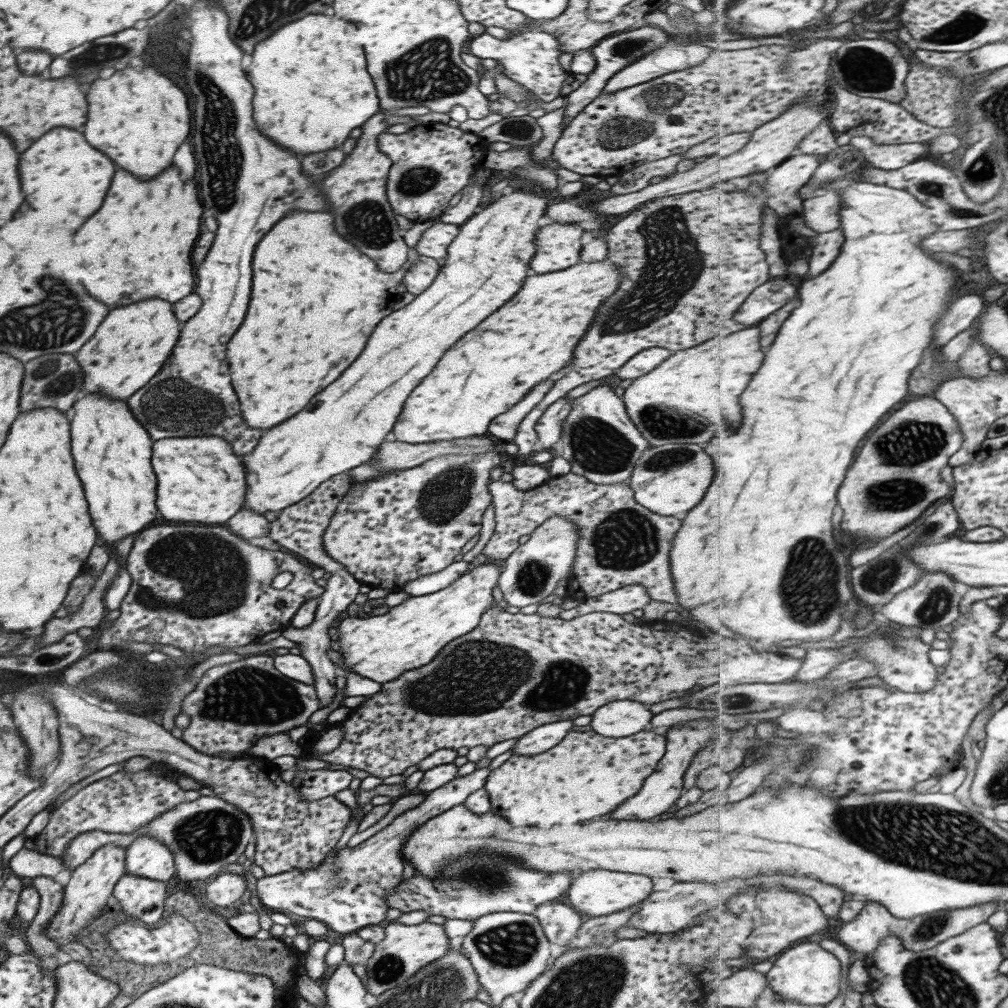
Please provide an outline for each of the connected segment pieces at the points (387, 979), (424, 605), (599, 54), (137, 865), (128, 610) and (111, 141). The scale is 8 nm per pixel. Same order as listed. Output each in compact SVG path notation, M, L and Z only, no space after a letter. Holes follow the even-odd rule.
M426 920L411 926L403 926L394 921L383 924L383 939L375 944L371 956L364 962L367 974L365 982L367 994L376 997L387 989L395 988L429 962L447 953L449 939L446 938L442 927Z
M485 561L484 563L466 571L443 590L437 590L432 594L425 596L407 596L400 604L388 608L388 611L381 615L373 615L369 618L347 617L341 620L337 627L338 635L337 652L341 652L341 668L337 668L341 674L342 671L359 674L363 678L369 678L377 684L395 680L397 676L407 670L425 666L431 659L451 640L469 632L475 628L479 622L479 617L483 611L496 605L491 596L494 586L497 586L499 571L503 563Z
M641 25L639 28L631 29L631 32L619 32L609 35L599 40L595 46L590 48L590 53L595 59L595 68L591 74L587 74L586 80L583 81L575 90L565 95L563 102L567 105L563 110L563 117L560 126L567 126L571 119L575 117L586 104L589 104L593 98L602 92L606 80L611 78L621 67L635 61L637 57L647 54L647 51L660 47L671 40L661 28L655 25Z
M142 835L128 842L124 853L124 874L166 883L175 877L171 852L155 838Z
M161 524L161 526L149 526L145 528L145 532L137 532L134 535L133 542L127 558L125 559L125 570L130 576L130 587L121 604L119 605L119 616L112 620L111 625L103 630L100 636L97 638L96 648L97 650L103 648L110 648L112 646L121 645L128 642L146 642L147 644L161 643L169 644L179 648L186 655L189 655L191 651L202 651L208 646L222 646L224 648L233 648L234 646L245 646L245 644L258 642L267 632L275 632L275 630L285 629L290 626L290 620L293 618L293 614L297 612L297 608L309 600L309 598L319 598L324 592L324 588L318 586L313 577L311 577L311 571L314 570L314 566L304 562L294 554L286 552L284 550L275 551L272 548L260 548L253 546L233 534L229 534L225 528L211 528L211 526L169 526L169 524ZM279 572L291 572L292 578L288 585L283 590L275 590L271 587L271 580L279 574Z
M147 66L141 74L123 68L107 80L95 80L87 94L87 106L87 122L83 126L87 144L139 180L149 180L171 166L171 156L187 138L191 126L183 92Z

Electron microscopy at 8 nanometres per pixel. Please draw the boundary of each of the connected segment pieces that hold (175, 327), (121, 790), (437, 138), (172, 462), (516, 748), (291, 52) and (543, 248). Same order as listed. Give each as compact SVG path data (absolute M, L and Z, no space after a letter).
M143 300L139 304L129 304L129 306L121 306L115 310L109 310L107 318L97 326L93 338L89 340L89 344L85 342L77 354L75 354L75 362L79 364L81 372L85 374L83 378L83 392L87 394L103 394L111 400L119 400L125 402L135 390L139 390L141 386L145 386L149 382L149 378L153 378L159 368L163 366L167 358L171 355L175 342L179 337L181 323L173 317L171 312L171 304L163 302L163 300Z
M148 768L135 774L117 771L79 789L60 807L54 808L50 812L48 824L32 838L35 840L35 851L61 859L69 840L73 840L79 834L97 830L128 836L173 806L181 802L192 802L197 798L200 798L197 790L182 790L176 782L167 780L165 774L153 775Z
M431 122L415 125L402 134L383 132L377 135L377 150L385 154L391 164L385 183L391 210L416 223L441 216L453 194L457 194L481 167L487 143L482 134Z
M165 438L151 446L151 468L157 478L155 506L167 522L227 522L243 500L243 466L233 456L229 444L209 438Z
M570 720L542 724L517 737L517 741L510 750L515 756L541 754L543 750L553 748L571 730L571 726L573 724Z
M307 14L305 18L301 20L295 20L293 24L287 24L283 28L279 28L277 32L271 34L271 38L265 38L261 42L257 42L251 52L251 64L245 66L245 76L247 80L251 82L253 86L253 100L251 100L251 106L253 106L253 124L255 124L255 130L259 130L265 138L269 138L273 144L289 150L291 154L295 156L305 156L305 154L315 154L315 152L323 152L323 150L335 150L340 148L343 141L349 136L349 132L353 128L357 128L366 122L375 114L380 112L379 106L377 106L378 98L375 96L375 88L373 88L373 82L369 78L369 74L365 72L365 60L363 60L363 52L361 48L353 46L351 44L351 38L355 34L355 26L353 24L347 24L347 20L343 18L329 18L329 16L323 16L323 14Z
M546 224L537 230L533 239L535 254L529 260L529 268L535 274L557 272L573 266L582 247L579 238L583 229L579 224Z

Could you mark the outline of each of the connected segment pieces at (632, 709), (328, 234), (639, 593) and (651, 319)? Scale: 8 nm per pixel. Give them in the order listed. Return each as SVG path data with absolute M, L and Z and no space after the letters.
M614 700L595 709L591 716L591 730L604 737L619 738L634 735L643 730L643 726L649 723L653 714L648 706L633 700Z
M295 212L291 216L285 216L283 220L279 220L255 246L253 252L253 260L251 260L251 270L253 270L253 280L251 280L251 298L249 298L249 308L247 314L241 322L241 326L237 328L237 332L231 336L231 340L227 340L227 360L229 360L229 372L231 372L231 386L235 390L237 402L239 402L239 410L241 410L241 418L249 428L271 428L283 420L287 420L289 416L293 416L295 412L299 412L307 400L311 396L315 396L319 390L323 390L327 384L331 384L331 380L335 380L363 350L371 330L375 328L375 324L387 316L393 308L394 301L400 296L397 294L397 285L401 283L401 277L405 270L411 266L418 252L413 248L409 249L409 256L406 261L401 264L400 268L395 272L379 272L375 268L375 264L359 254L357 248L351 248L351 244L345 244L345 240L339 240L339 236L333 232L331 228L331 214L325 212Z
M627 584L623 587L597 597L580 600L574 608L562 609L558 617L569 620L590 612L609 612L623 616L623 614L629 614L633 610L643 609L643 606L650 602L647 590L644 590L641 584Z
M767 171L757 172L741 184L712 186L649 200L605 231L603 238L607 244L606 260L619 268L617 289L597 307L591 325L573 348L571 365L567 368L569 371L554 377L551 389L519 422L511 440L517 447L517 457L529 458L538 450L537 434L533 430L535 421L547 406L565 396L571 389L613 374L619 366L643 350L663 348L675 353L698 346L709 339L725 339L748 328L745 324L740 324L739 320L733 320L735 312L757 286L773 280L769 275L767 256L761 250L763 216L759 206L763 206L767 198L767 192L763 192L765 179Z

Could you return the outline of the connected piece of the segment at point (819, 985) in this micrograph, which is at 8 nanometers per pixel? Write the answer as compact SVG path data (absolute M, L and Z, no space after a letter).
M803 942L795 948L783 951L773 959L772 968L766 973L768 984L787 999L795 999L807 1005L825 1006L835 1000L839 995L841 984L841 960L819 946L817 942Z

